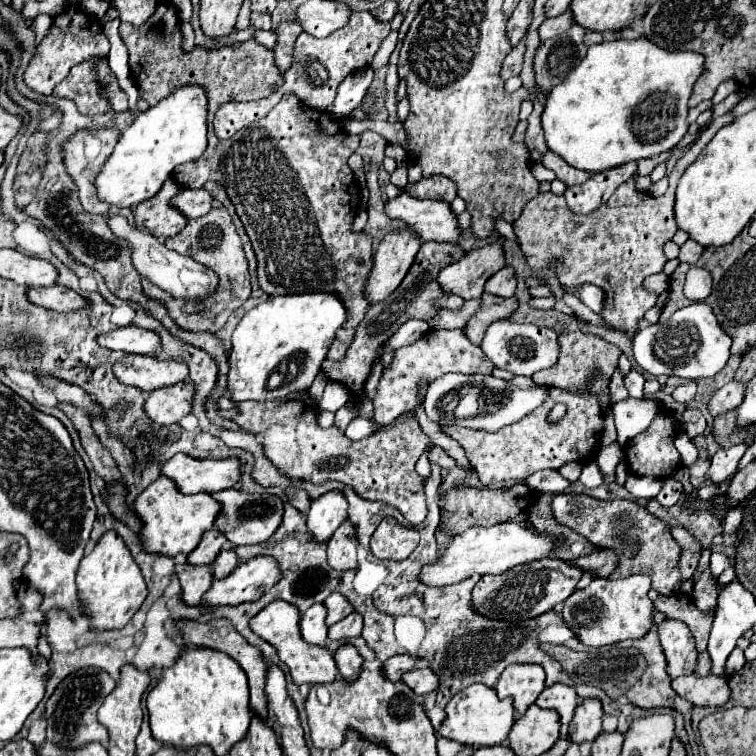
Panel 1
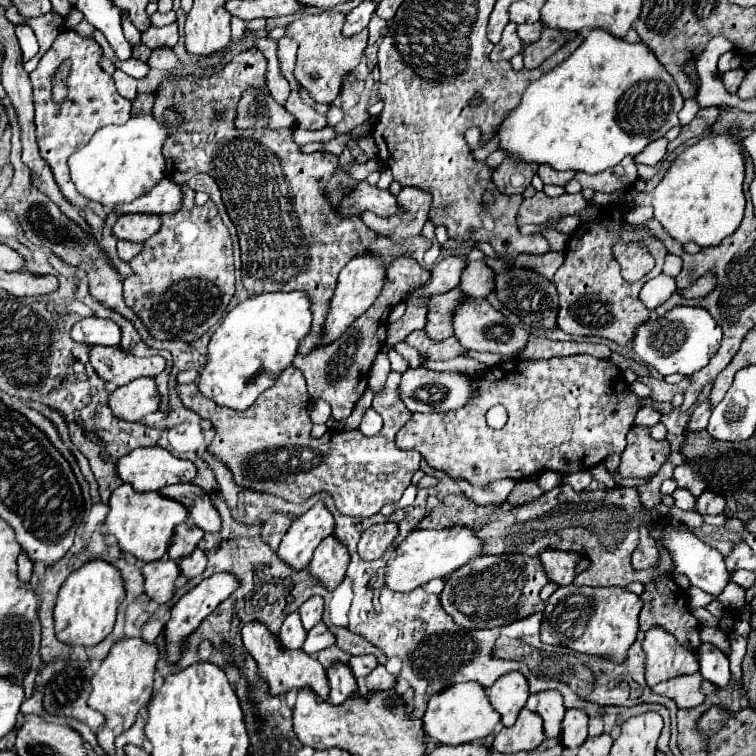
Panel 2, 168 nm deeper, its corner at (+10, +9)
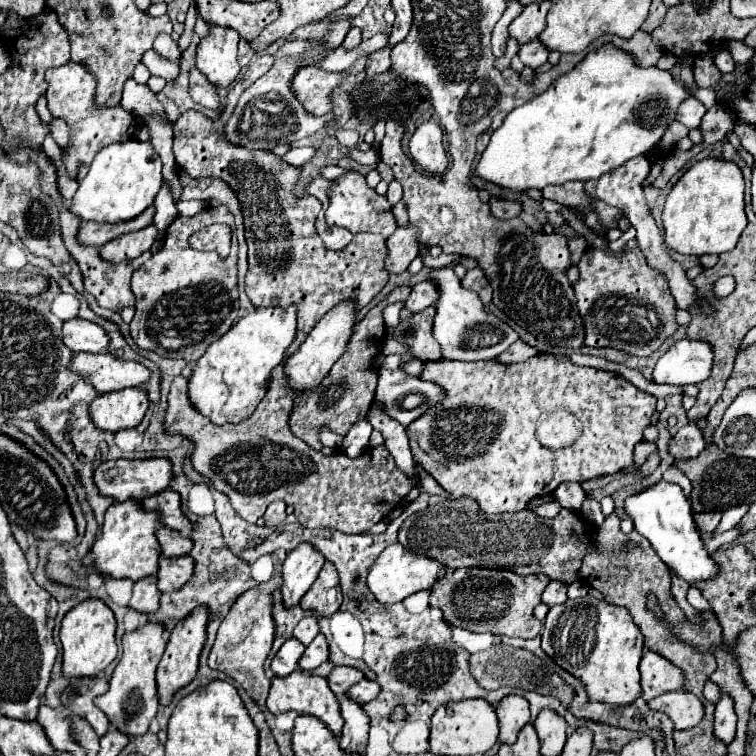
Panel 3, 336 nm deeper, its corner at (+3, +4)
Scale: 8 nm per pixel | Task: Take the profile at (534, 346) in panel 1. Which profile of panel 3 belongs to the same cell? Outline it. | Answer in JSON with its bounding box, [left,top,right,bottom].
[428,267,518,361]

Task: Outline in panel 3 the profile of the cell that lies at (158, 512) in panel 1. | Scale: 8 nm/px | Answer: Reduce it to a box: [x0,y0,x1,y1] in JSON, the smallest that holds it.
[82,501,160,581]

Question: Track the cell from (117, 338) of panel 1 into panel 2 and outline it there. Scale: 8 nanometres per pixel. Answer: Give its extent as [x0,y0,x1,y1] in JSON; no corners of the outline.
[71,318,121,346]

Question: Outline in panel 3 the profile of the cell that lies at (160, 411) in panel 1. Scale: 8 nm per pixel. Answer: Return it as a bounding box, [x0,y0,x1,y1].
[88,389,148,431]

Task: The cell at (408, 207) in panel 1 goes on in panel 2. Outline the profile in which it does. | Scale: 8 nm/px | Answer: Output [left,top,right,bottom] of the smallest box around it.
[339,182,401,218]

